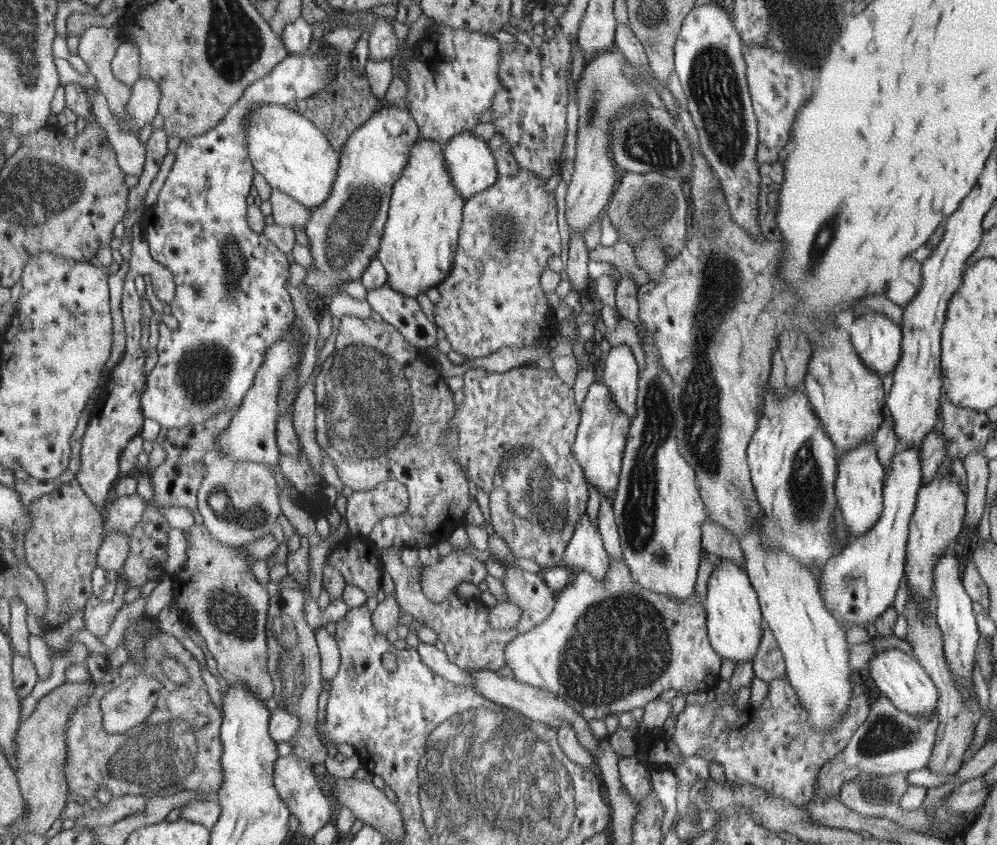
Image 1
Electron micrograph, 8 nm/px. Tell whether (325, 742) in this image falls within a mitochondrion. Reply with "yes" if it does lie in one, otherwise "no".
no

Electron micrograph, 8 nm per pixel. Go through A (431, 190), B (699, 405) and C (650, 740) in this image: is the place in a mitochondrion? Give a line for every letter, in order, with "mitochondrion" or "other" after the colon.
A: other
B: mitochondrion
C: other

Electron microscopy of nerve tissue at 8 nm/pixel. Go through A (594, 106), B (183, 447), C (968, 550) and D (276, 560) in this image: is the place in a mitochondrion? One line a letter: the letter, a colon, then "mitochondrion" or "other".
A: mitochondrion
B: other
C: other
D: other

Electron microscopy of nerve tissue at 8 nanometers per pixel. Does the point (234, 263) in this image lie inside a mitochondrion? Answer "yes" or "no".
yes

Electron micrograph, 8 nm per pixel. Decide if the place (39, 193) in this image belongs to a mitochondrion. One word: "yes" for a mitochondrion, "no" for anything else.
yes

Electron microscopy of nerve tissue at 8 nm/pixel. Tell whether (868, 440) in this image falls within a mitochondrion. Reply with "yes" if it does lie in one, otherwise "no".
no

